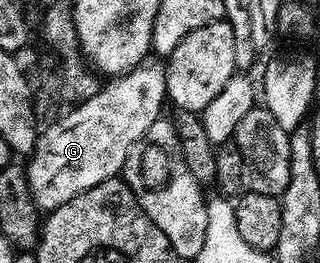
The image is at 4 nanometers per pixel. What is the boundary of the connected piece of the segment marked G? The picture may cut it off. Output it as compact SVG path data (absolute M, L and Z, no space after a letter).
M144 60L135 66L128 72L128 74L120 74L114 80L102 87L102 90L97 92L95 96L91 99L87 99L79 105L72 105L67 111L68 114L63 114L59 119L56 120L52 126L42 127L41 133L35 139L35 150L29 155L29 161L31 163L26 163L25 173L27 176L27 183L31 189L31 197L35 199L35 205L39 207L40 211L50 212L56 210L57 207L65 205L69 200L73 200L73 196L77 196L81 192L85 192L89 188L93 188L97 184L101 184L106 178L116 177L122 171L123 165L126 164L128 158L130 158L132 151L136 149L139 145L138 142L148 137L150 128L154 122L160 120L163 114L163 102L168 101L167 96L167 68L162 61L151 62L152 60Z

